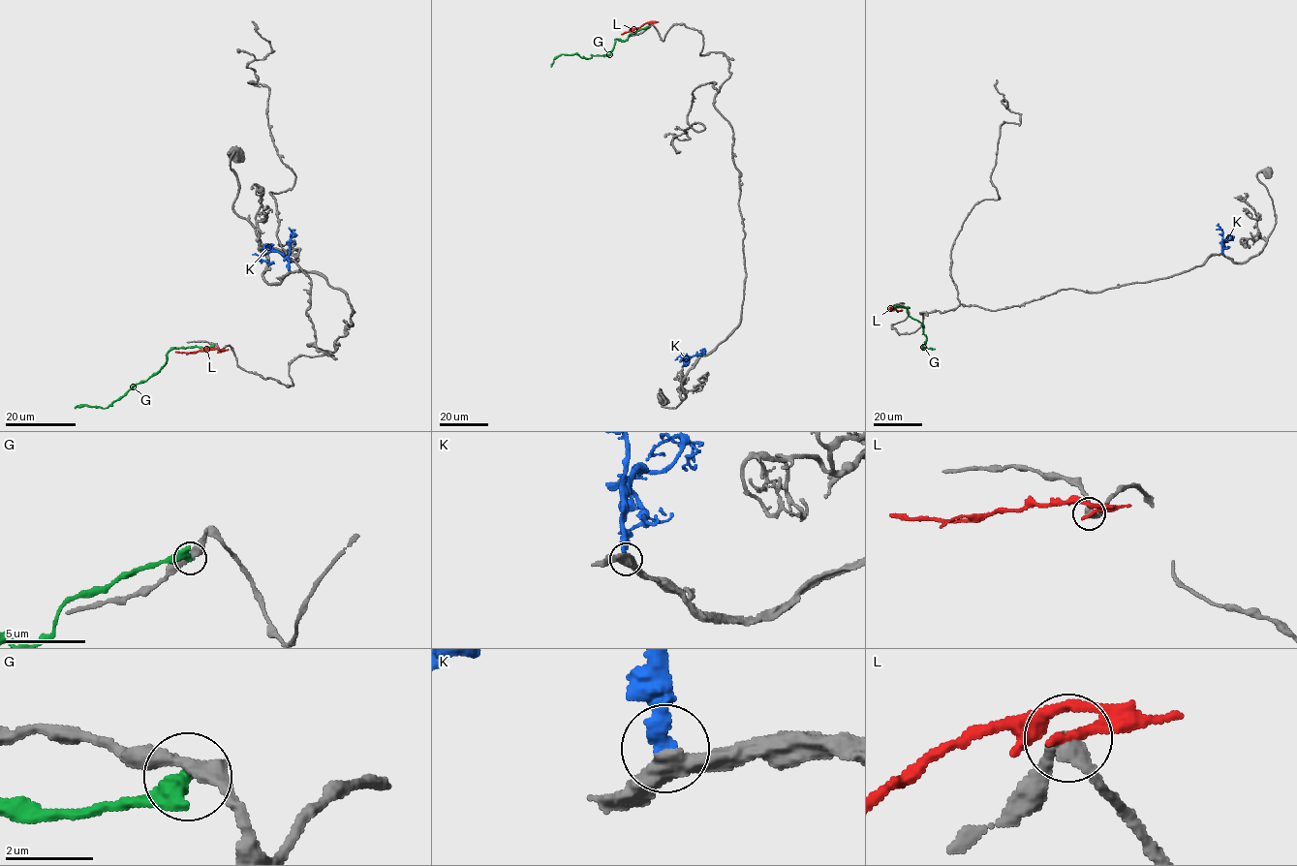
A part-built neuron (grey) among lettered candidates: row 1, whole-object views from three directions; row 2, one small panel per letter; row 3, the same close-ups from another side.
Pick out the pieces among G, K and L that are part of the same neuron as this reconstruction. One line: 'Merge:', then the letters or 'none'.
Merge: K

